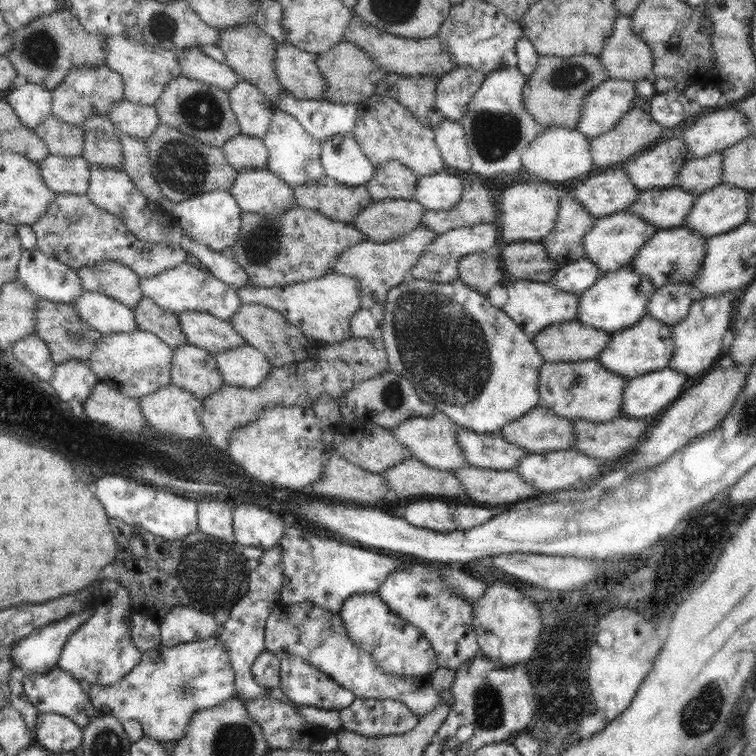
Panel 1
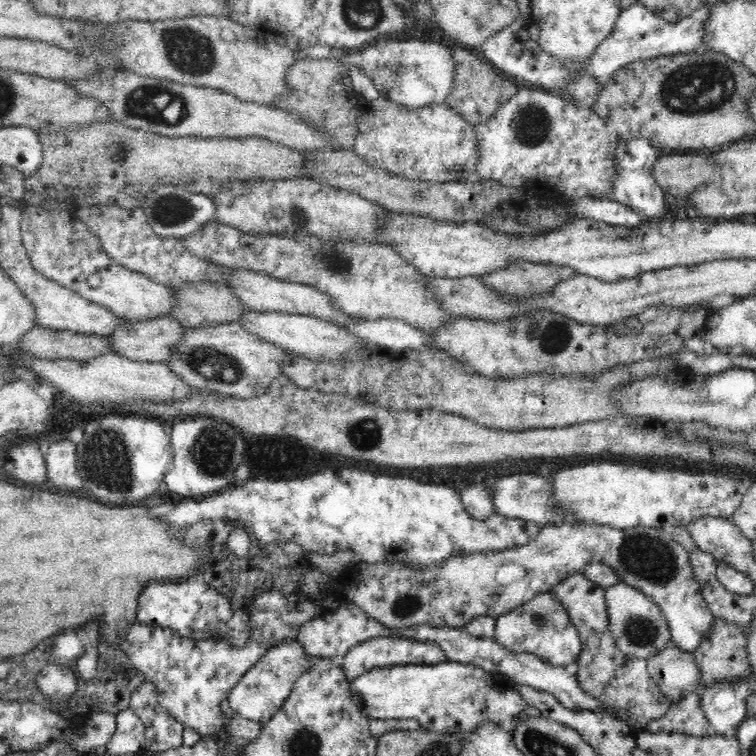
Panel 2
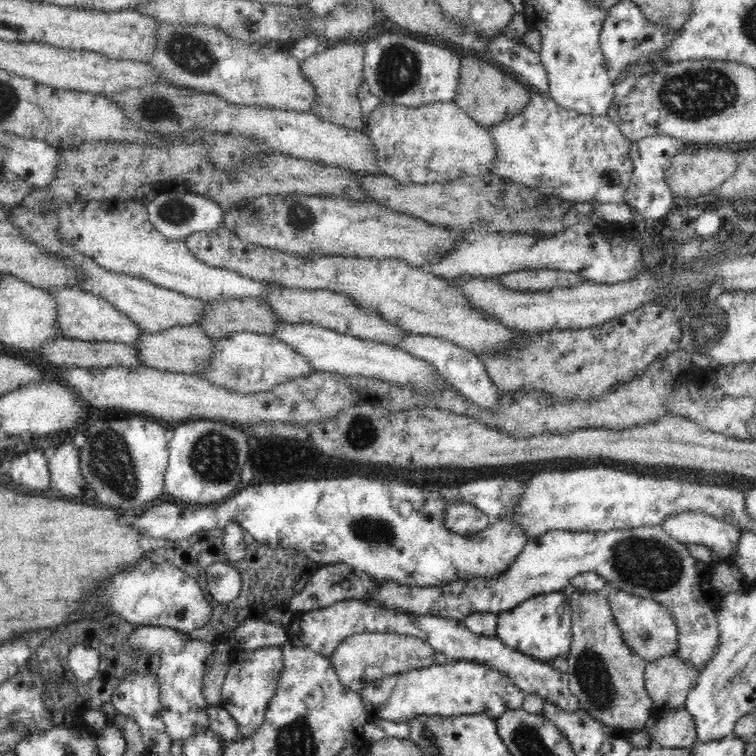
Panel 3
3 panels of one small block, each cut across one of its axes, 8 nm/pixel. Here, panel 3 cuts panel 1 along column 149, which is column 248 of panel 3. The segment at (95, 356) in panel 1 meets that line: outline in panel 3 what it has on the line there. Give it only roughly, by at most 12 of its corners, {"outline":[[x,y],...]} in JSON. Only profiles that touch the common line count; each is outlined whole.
{"outline":[[273,334],[213,339],[198,375],[242,394],[314,372]]}

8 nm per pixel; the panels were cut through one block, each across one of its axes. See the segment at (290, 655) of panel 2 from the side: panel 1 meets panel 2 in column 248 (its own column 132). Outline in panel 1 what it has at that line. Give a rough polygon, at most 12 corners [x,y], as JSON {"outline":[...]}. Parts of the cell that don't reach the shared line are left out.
{"outline":[[217,635],[141,653],[92,705],[170,742],[236,697]]}

